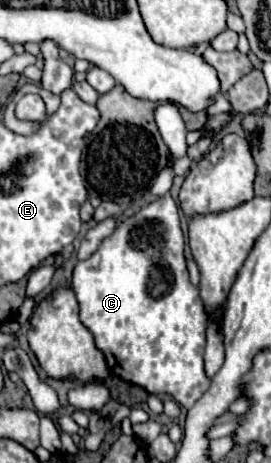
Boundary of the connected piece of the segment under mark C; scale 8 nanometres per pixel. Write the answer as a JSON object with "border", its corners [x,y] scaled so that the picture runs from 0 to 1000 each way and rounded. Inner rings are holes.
{"border":[[[631,421],[550,438],[498,464],[432,482],[424,499],[380,516],[328,559],[284,564],[269,577],[262,624],[299,667],[299,698],[336,715],[351,749],[395,775],[402,801],[565,853],[624,853],[697,883],[756,849],[756,840],[771,840],[771,819],[749,801],[764,676],[727,620],[697,607],[668,503],[661,456]]]}

